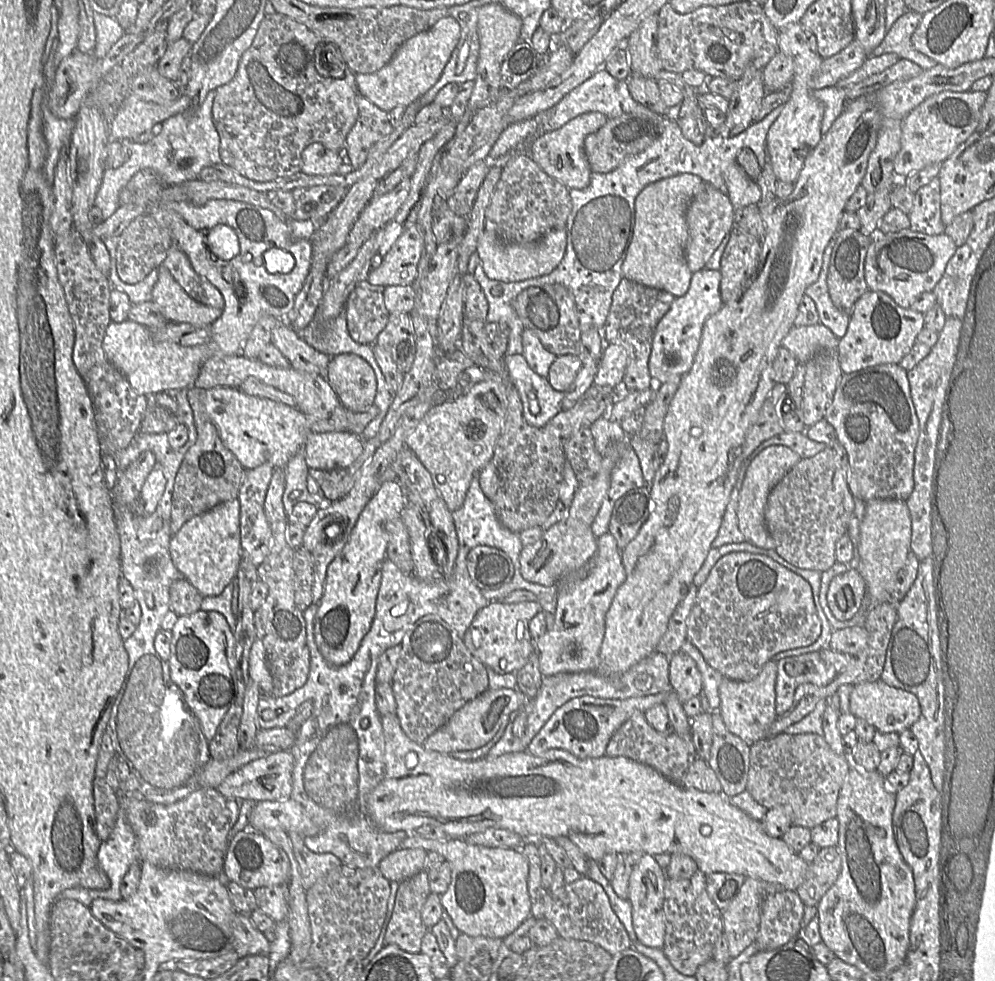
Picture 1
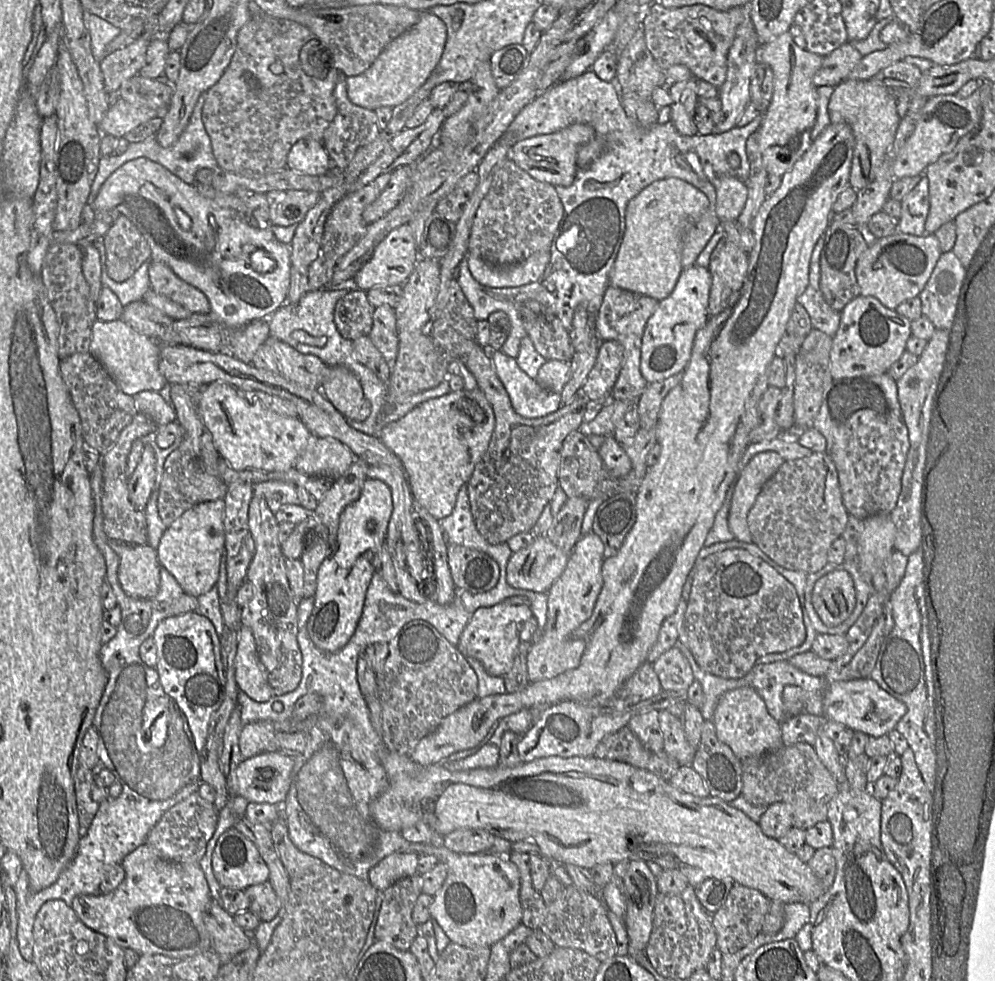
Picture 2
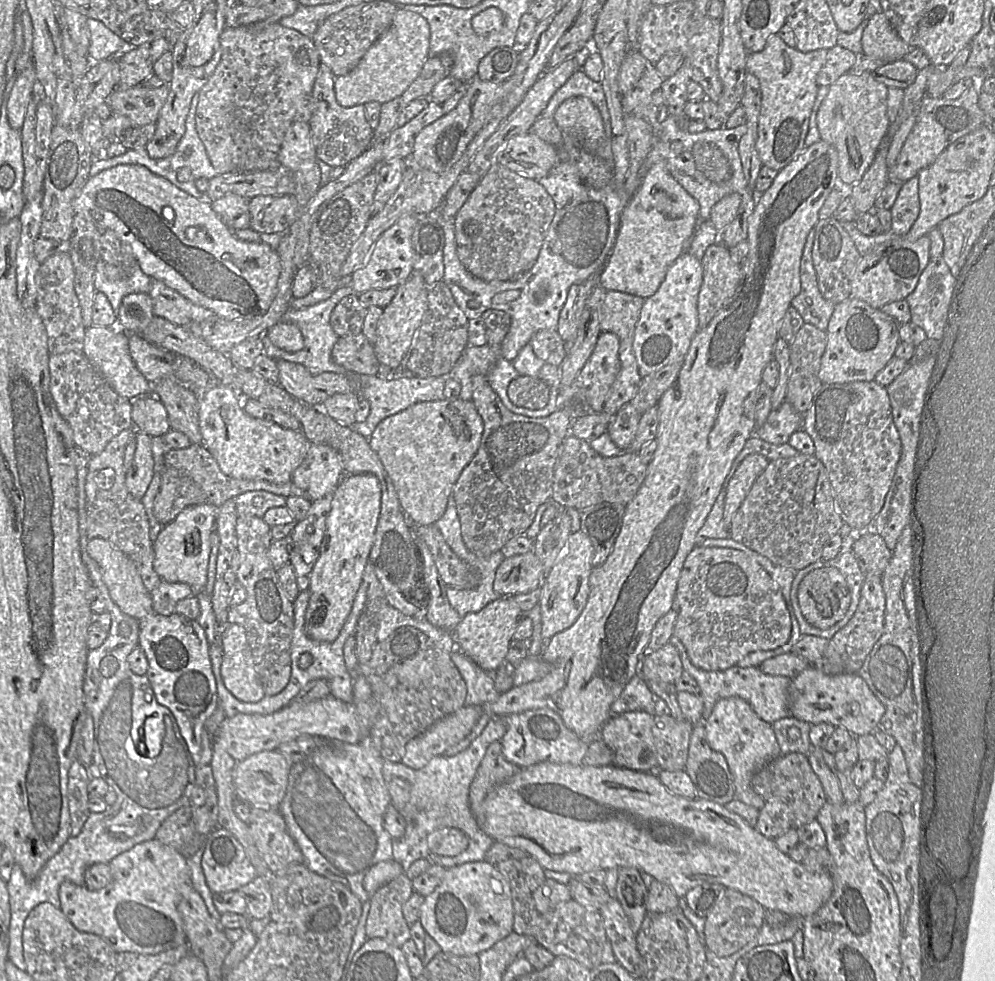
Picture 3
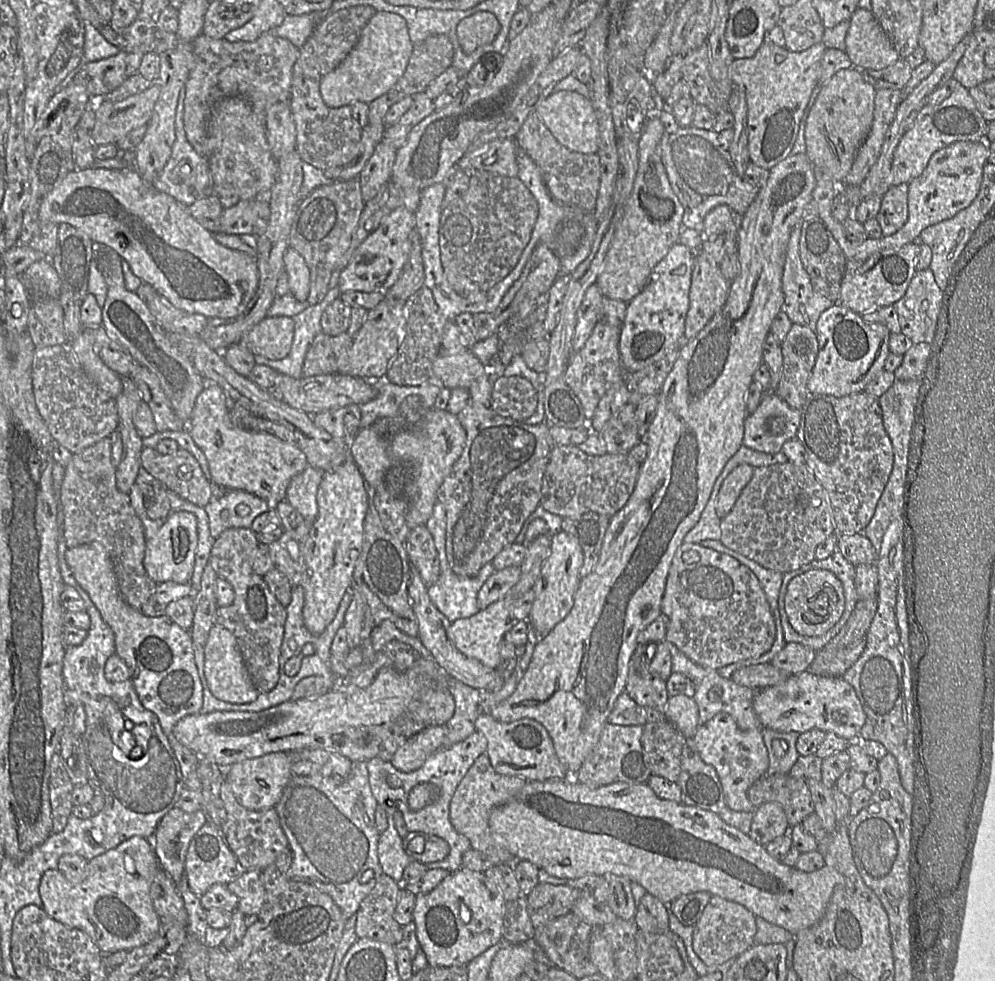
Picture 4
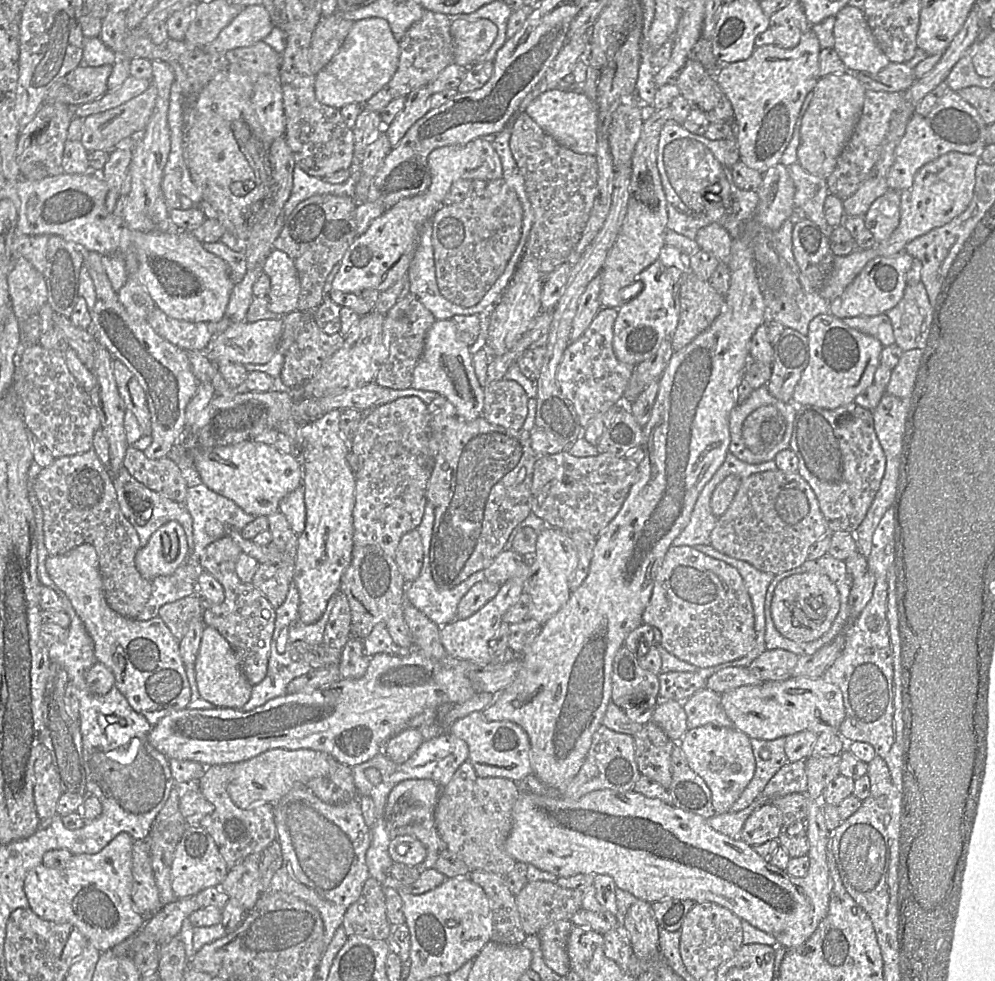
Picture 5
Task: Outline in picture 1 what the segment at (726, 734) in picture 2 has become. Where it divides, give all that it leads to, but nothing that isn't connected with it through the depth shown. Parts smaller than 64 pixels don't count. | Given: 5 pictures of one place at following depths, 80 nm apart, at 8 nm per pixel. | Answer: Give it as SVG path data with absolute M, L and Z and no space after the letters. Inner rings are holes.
M770 660L754 679L745 682L724 677L719 686L720 706L717 711L721 714L726 728L750 746L767 738L767 732L777 718L776 678L777 662Z

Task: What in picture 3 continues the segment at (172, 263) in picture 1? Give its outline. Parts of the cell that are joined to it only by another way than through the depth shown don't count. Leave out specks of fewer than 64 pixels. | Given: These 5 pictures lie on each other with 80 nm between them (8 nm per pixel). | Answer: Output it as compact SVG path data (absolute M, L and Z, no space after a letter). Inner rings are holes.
M151 279L150 296L153 315L178 326L187 327L193 322L200 322L214 315L211 310L192 303L159 280Z

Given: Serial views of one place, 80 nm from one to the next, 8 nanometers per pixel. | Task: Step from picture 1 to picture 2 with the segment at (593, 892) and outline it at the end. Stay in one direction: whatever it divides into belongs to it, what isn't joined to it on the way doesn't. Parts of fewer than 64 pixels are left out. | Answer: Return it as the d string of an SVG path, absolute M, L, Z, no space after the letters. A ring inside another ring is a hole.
M512 852L509 860L513 862L520 874L520 902L523 911L521 924L531 930L543 931L556 947L582 950L601 962L617 955L618 942L607 910L601 898L584 892L575 886L566 886L561 894L550 904L545 904L539 891L535 890L530 874L530 855Z

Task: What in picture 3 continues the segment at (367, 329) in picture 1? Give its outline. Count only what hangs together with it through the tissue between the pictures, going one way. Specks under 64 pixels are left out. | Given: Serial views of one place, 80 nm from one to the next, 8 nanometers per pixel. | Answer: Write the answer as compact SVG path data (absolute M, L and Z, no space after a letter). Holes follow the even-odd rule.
M358 294L344 297L331 313L330 324L339 337L362 333L368 307L361 304Z

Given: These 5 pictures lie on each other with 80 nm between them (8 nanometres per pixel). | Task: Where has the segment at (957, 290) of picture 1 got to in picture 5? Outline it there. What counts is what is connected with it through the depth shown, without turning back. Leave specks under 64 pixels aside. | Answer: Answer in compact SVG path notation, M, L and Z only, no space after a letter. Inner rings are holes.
M922 282L906 285L903 297L885 313L890 319L894 344L903 352L924 349L933 319L933 307Z

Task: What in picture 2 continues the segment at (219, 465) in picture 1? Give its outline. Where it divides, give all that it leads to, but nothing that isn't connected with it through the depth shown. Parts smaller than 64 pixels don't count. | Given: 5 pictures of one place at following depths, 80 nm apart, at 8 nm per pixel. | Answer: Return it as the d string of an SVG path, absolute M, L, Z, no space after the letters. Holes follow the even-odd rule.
M174 383L159 392L173 406L176 421L185 431L181 445L167 457L159 482L158 514L163 524L169 527L195 505L224 499L228 486L219 476L218 463L221 457L213 443L211 433L200 416L199 404L202 389L193 385Z

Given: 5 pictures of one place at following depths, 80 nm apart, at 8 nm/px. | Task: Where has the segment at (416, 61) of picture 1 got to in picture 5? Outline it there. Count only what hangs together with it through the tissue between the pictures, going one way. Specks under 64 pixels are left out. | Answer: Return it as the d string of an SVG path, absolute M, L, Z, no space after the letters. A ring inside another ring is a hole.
M373 17L354 22L339 51L316 74L314 91L317 100L338 109L353 103L363 105L391 80L398 68L399 54L399 40L393 35L387 20Z

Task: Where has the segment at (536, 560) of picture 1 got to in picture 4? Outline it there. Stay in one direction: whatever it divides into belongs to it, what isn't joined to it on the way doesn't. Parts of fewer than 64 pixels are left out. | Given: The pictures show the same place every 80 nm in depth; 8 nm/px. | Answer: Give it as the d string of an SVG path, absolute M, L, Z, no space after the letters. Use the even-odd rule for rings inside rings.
M509 566L502 570L494 571L478 592L477 604L479 609L482 610L491 603L502 599L519 581L520 575L520 566Z

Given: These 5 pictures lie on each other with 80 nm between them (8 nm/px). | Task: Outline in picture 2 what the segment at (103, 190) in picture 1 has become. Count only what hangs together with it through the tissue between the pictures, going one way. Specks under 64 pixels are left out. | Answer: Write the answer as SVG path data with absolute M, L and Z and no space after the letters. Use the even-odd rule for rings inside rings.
M204 93L199 97L187 127L178 137L177 141L169 146L162 147L158 144L155 134L148 137L146 140L137 143L131 143L127 150L119 155L112 156L102 156L99 161L98 171L96 177L93 181L91 187L91 200L98 193L101 185L105 180L121 165L124 163L137 159L137 158L147 158L155 163L160 164L166 168L173 175L179 177L187 184L195 184L196 173L203 168L208 168L215 170L218 167L217 161L213 155L211 140L208 133L205 130L203 121L202 121L202 107L204 104L205 95Z

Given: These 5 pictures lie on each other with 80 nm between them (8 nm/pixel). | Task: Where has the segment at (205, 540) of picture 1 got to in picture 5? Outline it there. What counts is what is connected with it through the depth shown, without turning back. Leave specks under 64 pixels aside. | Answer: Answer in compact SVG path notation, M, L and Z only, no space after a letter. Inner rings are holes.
M169 521L140 547L135 564L140 574L151 581L158 576L173 574L186 562L188 554L189 546L184 528L177 521Z

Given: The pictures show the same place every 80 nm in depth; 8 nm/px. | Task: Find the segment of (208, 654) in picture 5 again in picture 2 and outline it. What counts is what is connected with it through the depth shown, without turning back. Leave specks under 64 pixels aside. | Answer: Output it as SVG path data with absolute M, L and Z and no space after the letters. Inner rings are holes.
M245 625L237 631L237 641L234 676L238 689L254 701L268 701L273 691L267 671L259 659L253 633Z

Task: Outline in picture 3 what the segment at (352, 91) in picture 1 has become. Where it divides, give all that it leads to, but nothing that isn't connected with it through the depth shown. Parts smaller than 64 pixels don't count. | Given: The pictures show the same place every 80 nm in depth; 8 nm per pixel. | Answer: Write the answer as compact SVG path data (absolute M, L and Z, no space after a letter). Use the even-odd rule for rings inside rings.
M256 22L225 28L220 36L221 58L206 84L197 93L196 130L217 174L277 169L278 152L286 133L296 122L308 123L314 110L312 96L320 72L319 53L312 41L279 22Z

